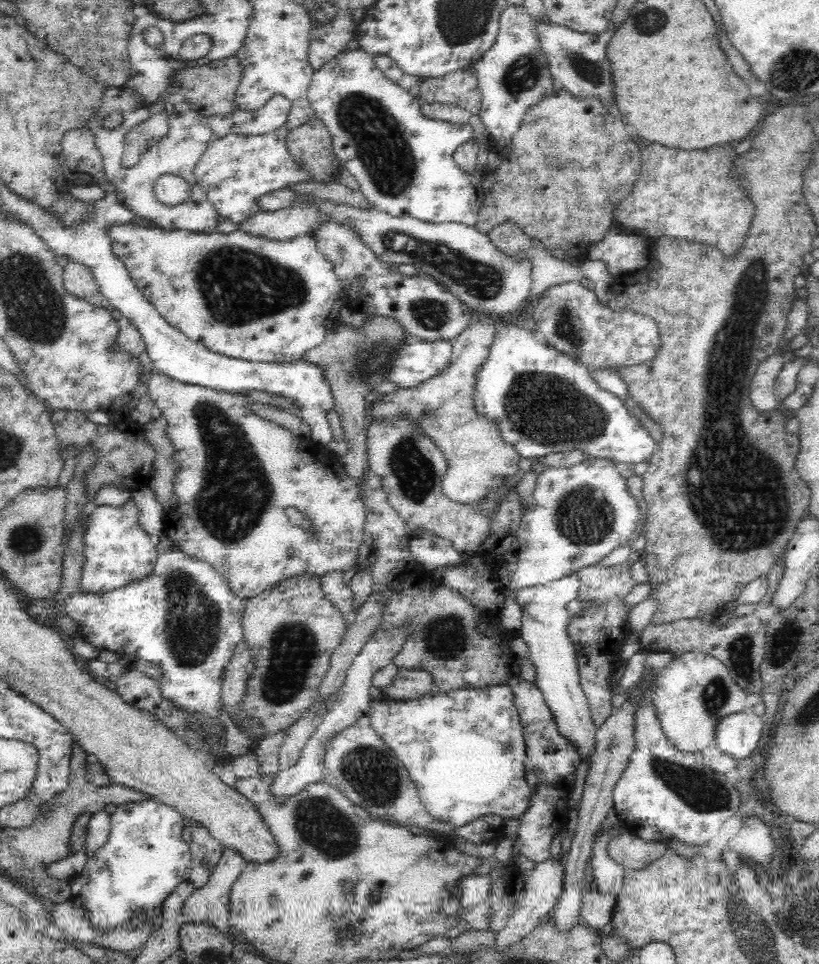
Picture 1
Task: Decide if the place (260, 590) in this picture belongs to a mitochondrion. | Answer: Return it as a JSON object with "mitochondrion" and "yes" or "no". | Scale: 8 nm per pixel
{"mitochondrion":"no"}

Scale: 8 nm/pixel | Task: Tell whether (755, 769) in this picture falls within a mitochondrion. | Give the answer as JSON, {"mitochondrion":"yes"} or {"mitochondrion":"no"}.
{"mitochondrion":"no"}

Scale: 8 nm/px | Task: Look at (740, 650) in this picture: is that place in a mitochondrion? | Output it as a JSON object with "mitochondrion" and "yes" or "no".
{"mitochondrion":"yes"}

